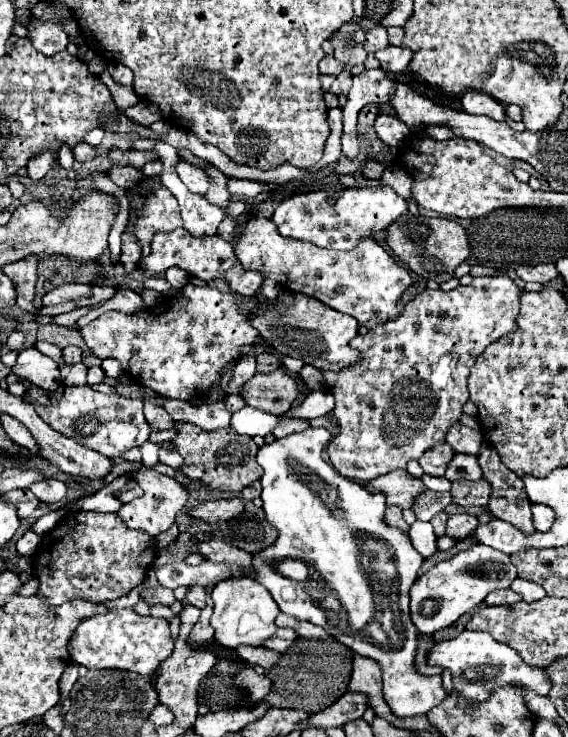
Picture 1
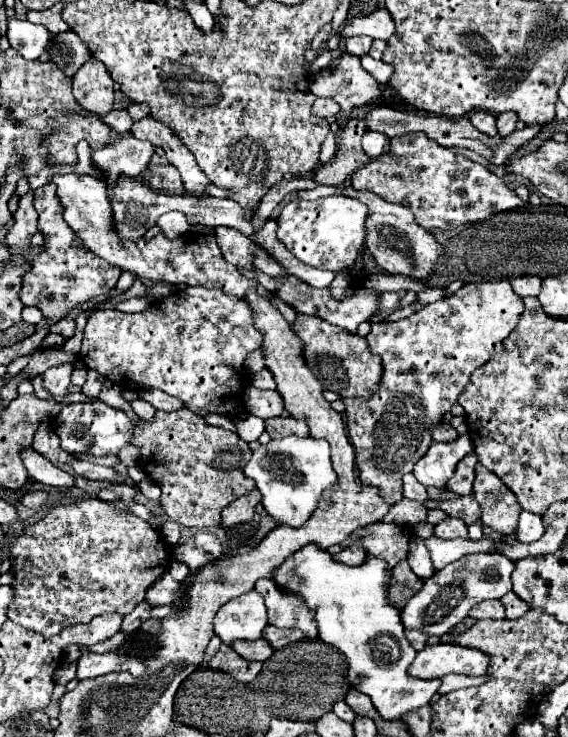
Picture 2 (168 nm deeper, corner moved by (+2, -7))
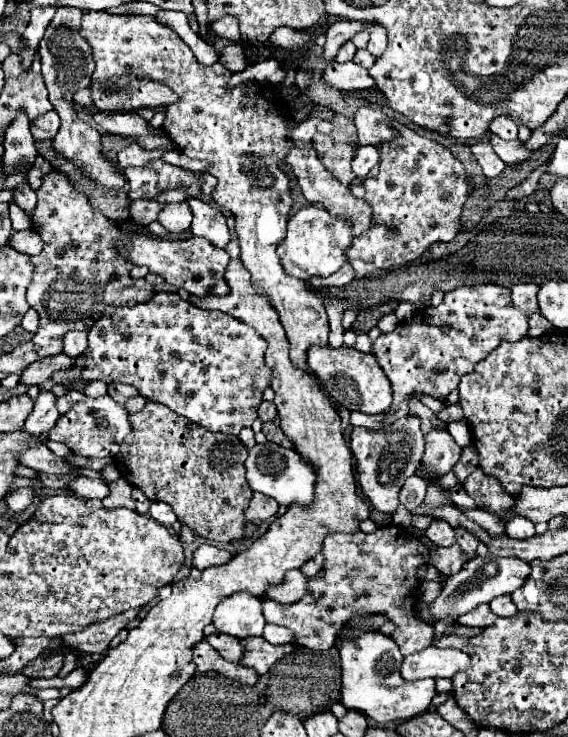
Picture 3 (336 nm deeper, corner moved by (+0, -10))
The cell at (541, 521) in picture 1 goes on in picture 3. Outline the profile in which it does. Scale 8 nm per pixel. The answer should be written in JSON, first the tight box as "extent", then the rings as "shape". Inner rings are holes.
{"extent":[505,514,535,540],"shape":[[[519,514],[507,522],[505,530],[507,530],[507,536],[517,538],[517,540],[527,540],[535,536],[535,524],[529,518],[523,518]]]}

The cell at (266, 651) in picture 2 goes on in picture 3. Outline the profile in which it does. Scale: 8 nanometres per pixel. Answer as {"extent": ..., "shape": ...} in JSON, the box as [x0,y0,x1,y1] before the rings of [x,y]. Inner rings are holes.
{"extent":[205,634,245,664],"shape":[[[213,634],[213,636],[207,636],[205,640],[207,640],[225,660],[235,662],[235,664],[241,664],[243,654],[245,654],[245,646],[241,644],[239,638],[227,636],[227,634]]]}

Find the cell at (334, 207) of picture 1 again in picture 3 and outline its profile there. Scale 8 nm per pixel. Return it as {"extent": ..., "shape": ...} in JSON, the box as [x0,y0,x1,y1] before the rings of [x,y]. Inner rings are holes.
{"extent":[277,204,353,282],"shape":[[[309,204],[289,218],[287,236],[283,238],[283,242],[279,242],[277,254],[281,256],[287,274],[307,282],[311,276],[327,278],[333,272],[337,272],[347,262],[345,250],[347,246],[351,246],[351,240],[353,240],[353,230],[349,220],[343,220],[339,216],[333,216],[325,208]]]}

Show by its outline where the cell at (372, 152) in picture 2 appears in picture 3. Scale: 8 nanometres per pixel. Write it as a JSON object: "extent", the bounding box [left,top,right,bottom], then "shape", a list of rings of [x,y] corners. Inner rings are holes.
{"extent":[353,144,379,178],"shape":[[[373,144],[359,146],[357,154],[353,158],[353,172],[357,174],[357,178],[365,178],[377,162],[379,162],[379,148],[377,146],[373,146]]]}

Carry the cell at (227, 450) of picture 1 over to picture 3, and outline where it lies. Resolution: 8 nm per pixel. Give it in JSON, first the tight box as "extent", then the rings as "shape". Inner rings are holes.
{"extent":[115,402,253,542],"shape":[[[147,402],[145,408],[137,414],[131,414],[129,420],[133,430],[123,440],[123,446],[115,460],[121,476],[133,486],[141,488],[149,500],[167,502],[175,510],[179,522],[195,530],[199,536],[215,542],[241,538],[245,526],[243,510],[249,506],[249,500],[253,496],[253,490],[245,478],[245,444],[237,436],[203,430],[203,426],[195,426],[195,422],[171,412],[167,406],[161,406],[157,402]]]}

